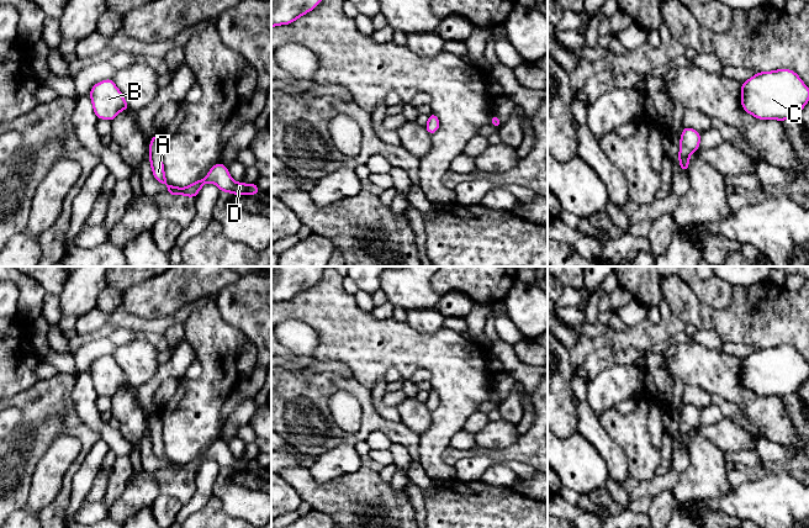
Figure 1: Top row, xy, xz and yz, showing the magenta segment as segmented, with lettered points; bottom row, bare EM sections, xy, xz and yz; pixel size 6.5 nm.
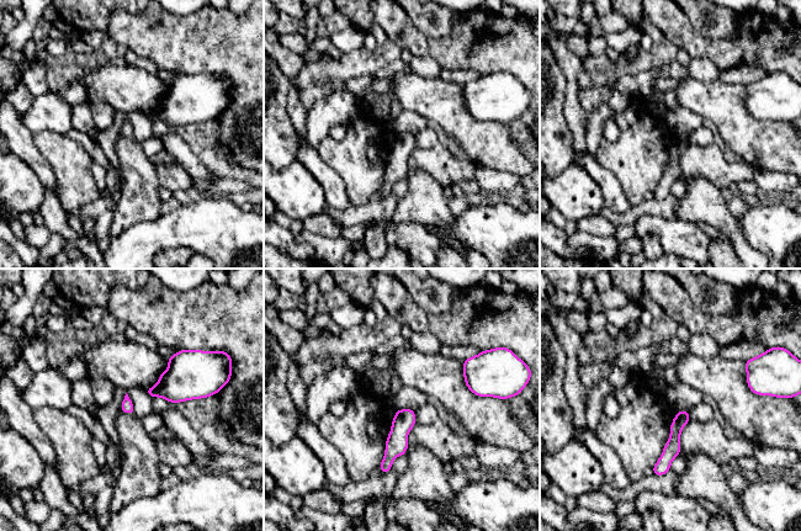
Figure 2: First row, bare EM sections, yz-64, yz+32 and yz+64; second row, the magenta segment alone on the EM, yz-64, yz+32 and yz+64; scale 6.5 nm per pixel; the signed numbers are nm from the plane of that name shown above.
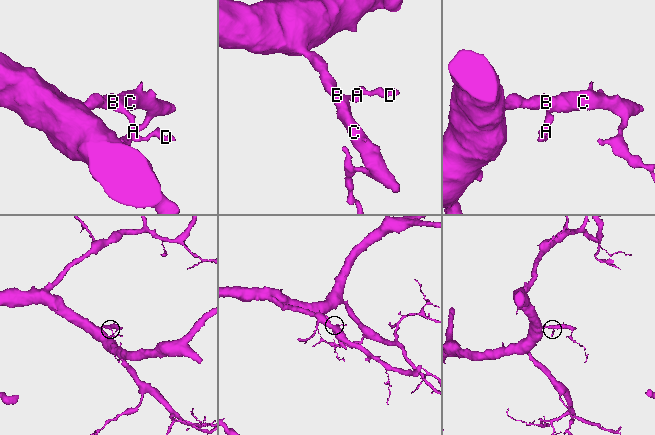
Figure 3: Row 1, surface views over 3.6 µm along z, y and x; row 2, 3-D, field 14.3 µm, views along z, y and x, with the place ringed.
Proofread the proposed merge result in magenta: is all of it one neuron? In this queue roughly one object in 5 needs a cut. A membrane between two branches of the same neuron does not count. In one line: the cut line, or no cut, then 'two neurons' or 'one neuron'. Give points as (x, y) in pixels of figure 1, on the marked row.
cut none; one neuron

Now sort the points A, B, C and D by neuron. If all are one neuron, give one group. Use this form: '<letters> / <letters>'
A B C D

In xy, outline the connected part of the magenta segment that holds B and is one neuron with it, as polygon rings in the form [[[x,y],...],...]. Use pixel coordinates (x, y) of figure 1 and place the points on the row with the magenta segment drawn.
[[[105,79],[90,89],[94,112],[97,118],[113,121],[122,110],[131,110],[112,79]]]

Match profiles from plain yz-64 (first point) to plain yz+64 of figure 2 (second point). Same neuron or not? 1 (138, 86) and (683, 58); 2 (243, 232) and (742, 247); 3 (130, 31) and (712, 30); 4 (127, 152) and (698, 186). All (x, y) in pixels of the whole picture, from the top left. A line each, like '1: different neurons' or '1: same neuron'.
1: different neurons
2: different neurons
3: different neurons
4: same neuron

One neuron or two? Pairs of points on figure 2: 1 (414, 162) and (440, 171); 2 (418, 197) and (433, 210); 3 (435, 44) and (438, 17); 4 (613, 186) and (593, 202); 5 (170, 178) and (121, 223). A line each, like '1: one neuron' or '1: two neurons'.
1: one neuron
2: one neuron
3: two neurons
4: two neurons
5: two neurons

